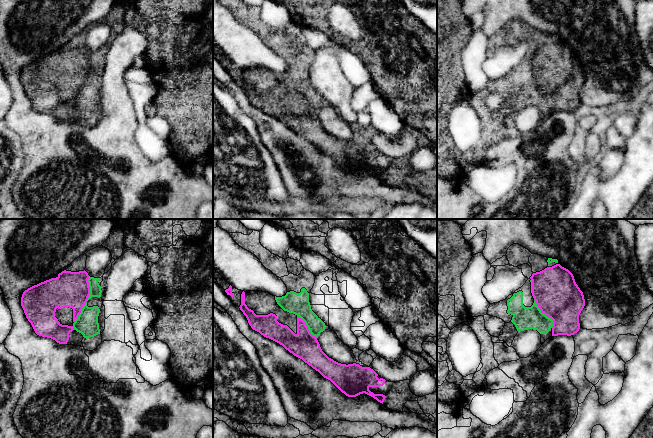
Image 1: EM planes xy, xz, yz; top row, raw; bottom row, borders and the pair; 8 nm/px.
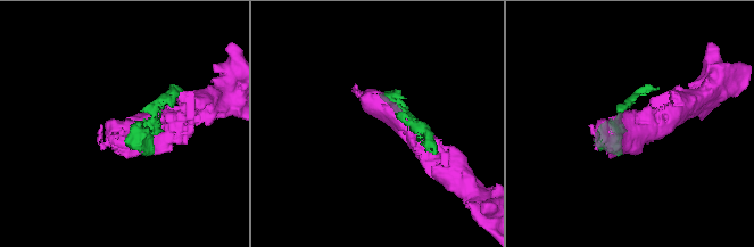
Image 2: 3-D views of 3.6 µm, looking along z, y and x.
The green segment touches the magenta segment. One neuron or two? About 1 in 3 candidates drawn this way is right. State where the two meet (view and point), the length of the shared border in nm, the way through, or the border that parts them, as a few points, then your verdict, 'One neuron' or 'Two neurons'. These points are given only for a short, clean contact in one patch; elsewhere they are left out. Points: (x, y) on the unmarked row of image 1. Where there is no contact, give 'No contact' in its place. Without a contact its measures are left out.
Touches green at xy (88, 75). Shared border 400 nm. One neuron

